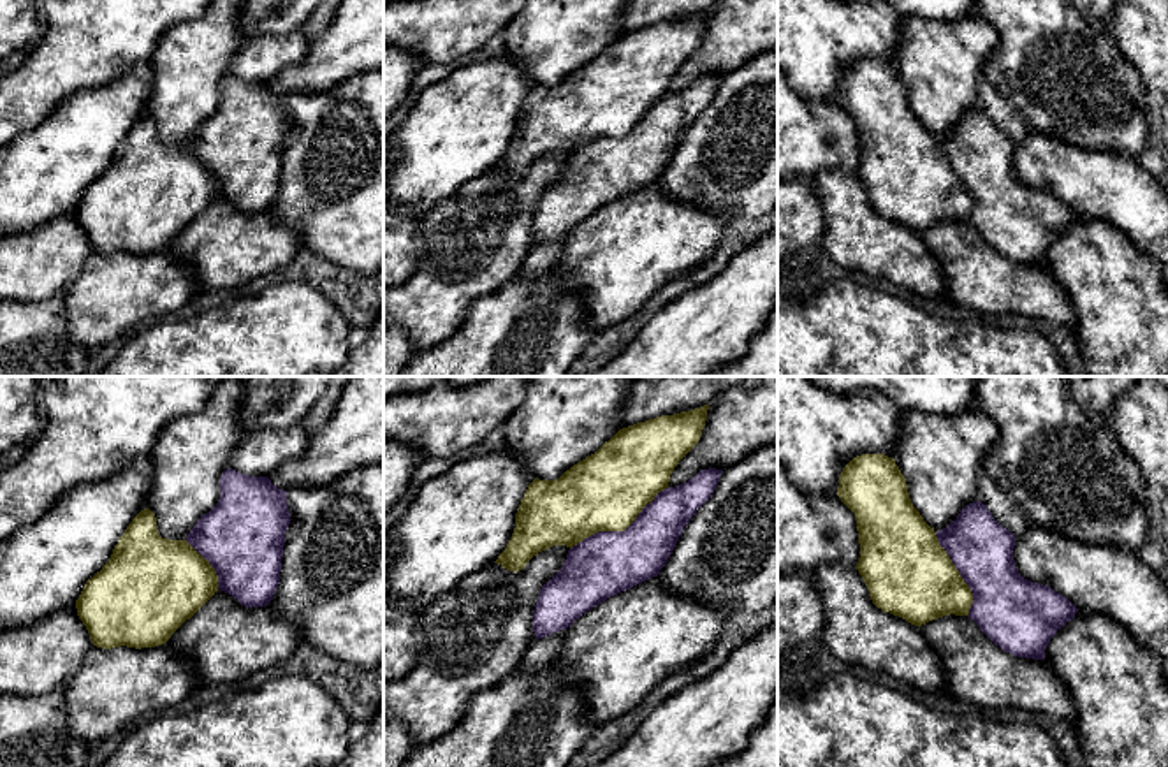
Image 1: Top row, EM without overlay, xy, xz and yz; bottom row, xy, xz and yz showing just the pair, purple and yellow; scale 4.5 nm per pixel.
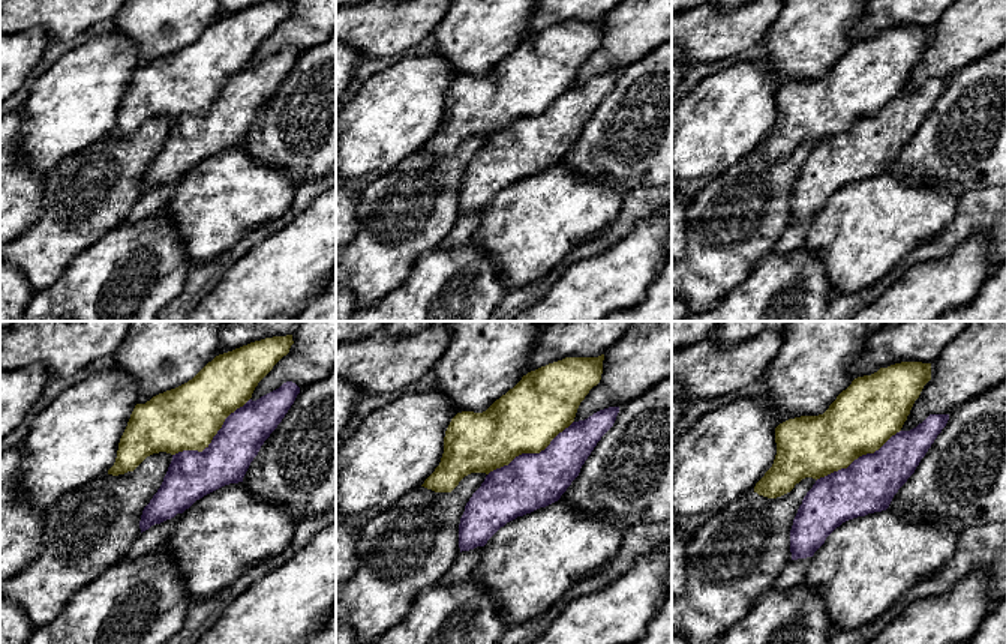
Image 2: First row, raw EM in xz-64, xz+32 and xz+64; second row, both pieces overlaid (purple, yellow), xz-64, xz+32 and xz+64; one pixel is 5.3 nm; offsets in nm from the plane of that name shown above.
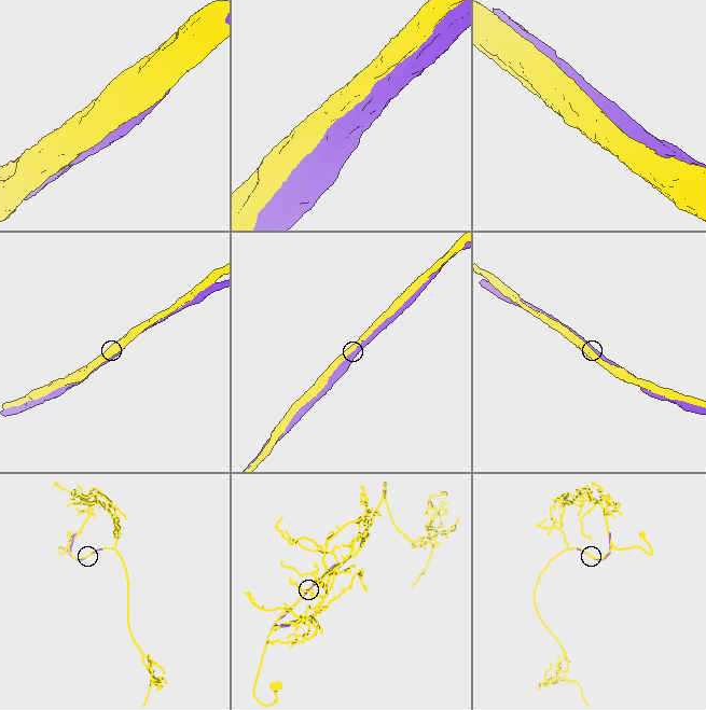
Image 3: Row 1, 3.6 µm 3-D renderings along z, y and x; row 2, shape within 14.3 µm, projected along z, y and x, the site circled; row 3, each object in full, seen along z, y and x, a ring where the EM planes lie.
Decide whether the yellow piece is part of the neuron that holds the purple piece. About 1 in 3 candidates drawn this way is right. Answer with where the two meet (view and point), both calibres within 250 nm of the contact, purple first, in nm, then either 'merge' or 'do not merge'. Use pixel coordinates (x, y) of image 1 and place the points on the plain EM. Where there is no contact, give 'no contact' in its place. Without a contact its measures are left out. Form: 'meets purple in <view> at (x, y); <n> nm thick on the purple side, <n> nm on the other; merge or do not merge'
meets purple in xz at (620, 138); 300 nm thick on the purple side, 360 nm on the other; do not merge

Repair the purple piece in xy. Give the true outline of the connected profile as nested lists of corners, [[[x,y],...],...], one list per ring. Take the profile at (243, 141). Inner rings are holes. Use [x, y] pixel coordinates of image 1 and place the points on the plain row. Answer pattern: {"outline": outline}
{"outline": [[[227,74],[218,109],[195,128],[186,148],[215,174],[218,195],[245,213],[264,213],[280,190],[287,97],[267,83]]]}

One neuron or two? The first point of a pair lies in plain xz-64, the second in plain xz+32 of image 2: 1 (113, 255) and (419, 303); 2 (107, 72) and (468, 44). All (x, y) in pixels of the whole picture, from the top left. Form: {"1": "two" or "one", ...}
{"1": "one", "2": "two"}

